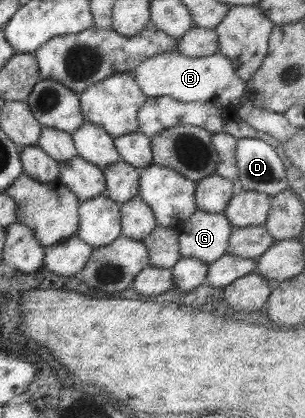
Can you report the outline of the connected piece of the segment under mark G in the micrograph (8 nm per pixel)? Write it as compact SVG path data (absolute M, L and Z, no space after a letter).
M196 209L175 230L182 258L194 258L208 265L226 254L233 231L223 213L206 213Z

